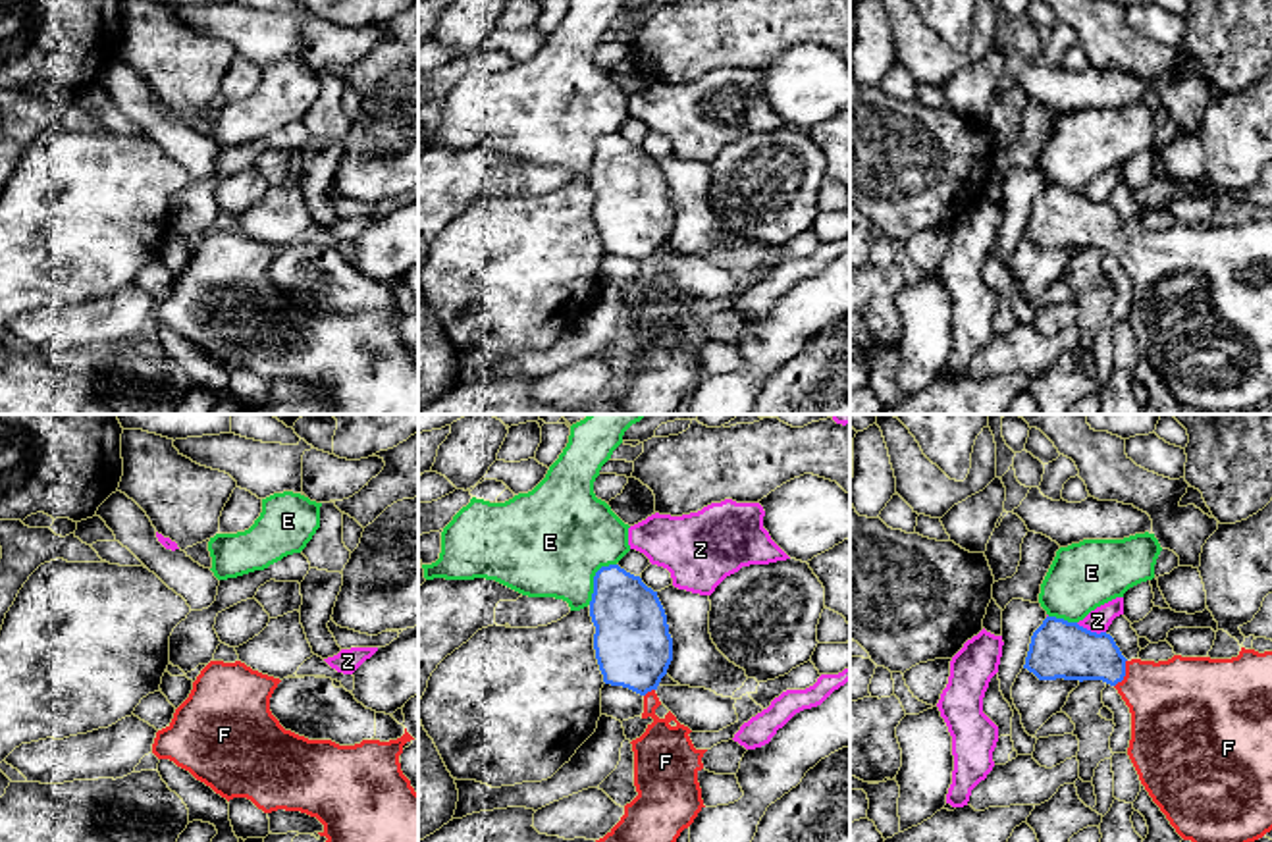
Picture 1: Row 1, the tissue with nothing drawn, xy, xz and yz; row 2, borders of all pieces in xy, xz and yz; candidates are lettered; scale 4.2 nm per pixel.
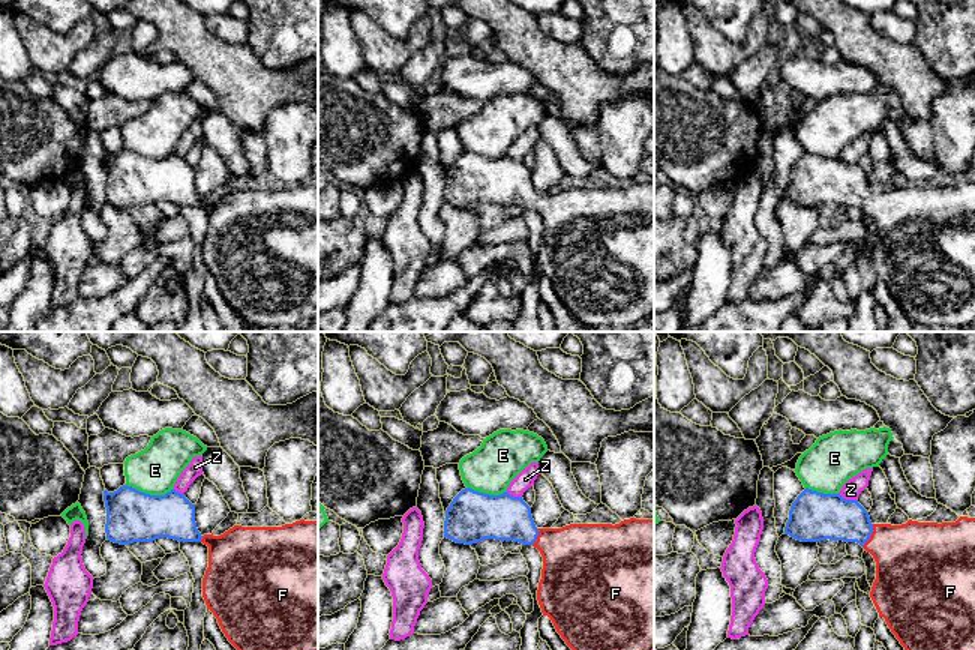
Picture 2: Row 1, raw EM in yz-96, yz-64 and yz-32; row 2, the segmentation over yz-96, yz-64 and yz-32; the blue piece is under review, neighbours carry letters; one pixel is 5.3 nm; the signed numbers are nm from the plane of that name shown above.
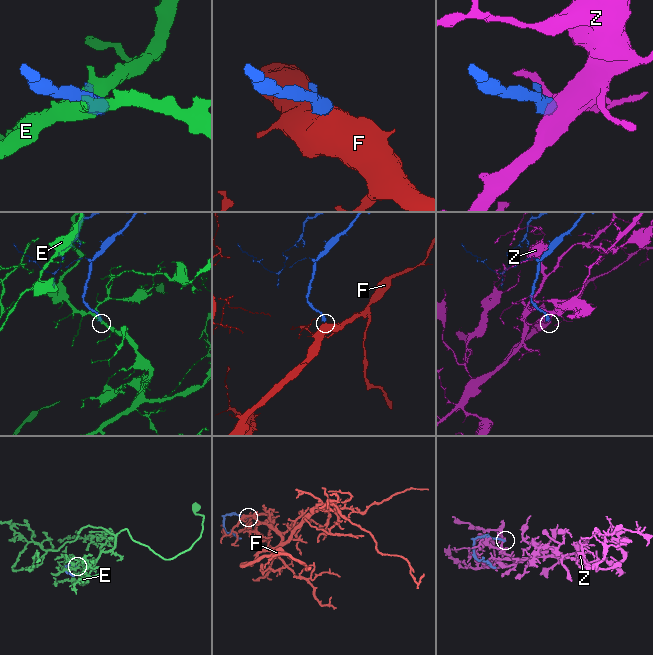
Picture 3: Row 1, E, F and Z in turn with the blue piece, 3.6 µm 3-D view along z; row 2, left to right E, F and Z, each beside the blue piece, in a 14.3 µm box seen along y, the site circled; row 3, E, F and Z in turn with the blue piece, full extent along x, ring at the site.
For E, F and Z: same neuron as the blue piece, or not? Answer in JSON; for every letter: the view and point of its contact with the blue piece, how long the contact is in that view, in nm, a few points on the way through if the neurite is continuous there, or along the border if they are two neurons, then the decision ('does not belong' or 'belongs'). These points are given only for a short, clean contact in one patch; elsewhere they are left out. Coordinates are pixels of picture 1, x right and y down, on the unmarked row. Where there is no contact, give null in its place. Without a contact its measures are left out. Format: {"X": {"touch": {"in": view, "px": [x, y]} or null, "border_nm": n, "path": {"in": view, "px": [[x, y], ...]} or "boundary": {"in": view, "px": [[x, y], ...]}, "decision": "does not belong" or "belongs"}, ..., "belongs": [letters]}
{"E": {"touch": {"in": "xz", "px": [594, 147]}, "border_nm": 200, "decision": "does not belong"}, "F": {"touch": {"in": "yz", "px": [1124, 241]}, "border_nm": 130, "path": {"in": "yz", "px": [[1070, 220], [1095, 224], [1124, 241], [1174, 272]]}, "decision": "belongs"}, "Z": {"touch": {"in": "yz", "px": [1089, 199]}, "border_nm": 130, "decision": "does not belong"}, "belongs": ["F"]}

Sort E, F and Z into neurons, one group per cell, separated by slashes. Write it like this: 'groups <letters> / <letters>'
groups E / F / Z

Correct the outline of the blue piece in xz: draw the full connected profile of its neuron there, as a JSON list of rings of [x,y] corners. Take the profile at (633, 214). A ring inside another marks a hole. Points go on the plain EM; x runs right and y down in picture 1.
[[[619,133],[601,135],[594,145],[590,185],[596,195],[594,218],[603,250],[628,256],[644,266],[642,287],[651,285],[646,301],[632,308],[634,355],[638,364],[624,374],[621,389],[597,410],[597,414],[675,414],[705,376],[698,341],[703,337],[702,326],[707,318],[696,318],[690,297],[680,293],[669,279],[663,287],[655,283],[661,274],[655,258],[673,229],[673,206],[667,183],[657,160],[648,156]]]

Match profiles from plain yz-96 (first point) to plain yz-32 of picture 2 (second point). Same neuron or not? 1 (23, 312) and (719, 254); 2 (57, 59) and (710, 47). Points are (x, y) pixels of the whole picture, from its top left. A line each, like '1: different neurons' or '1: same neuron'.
1: same neuron
2: same neuron

